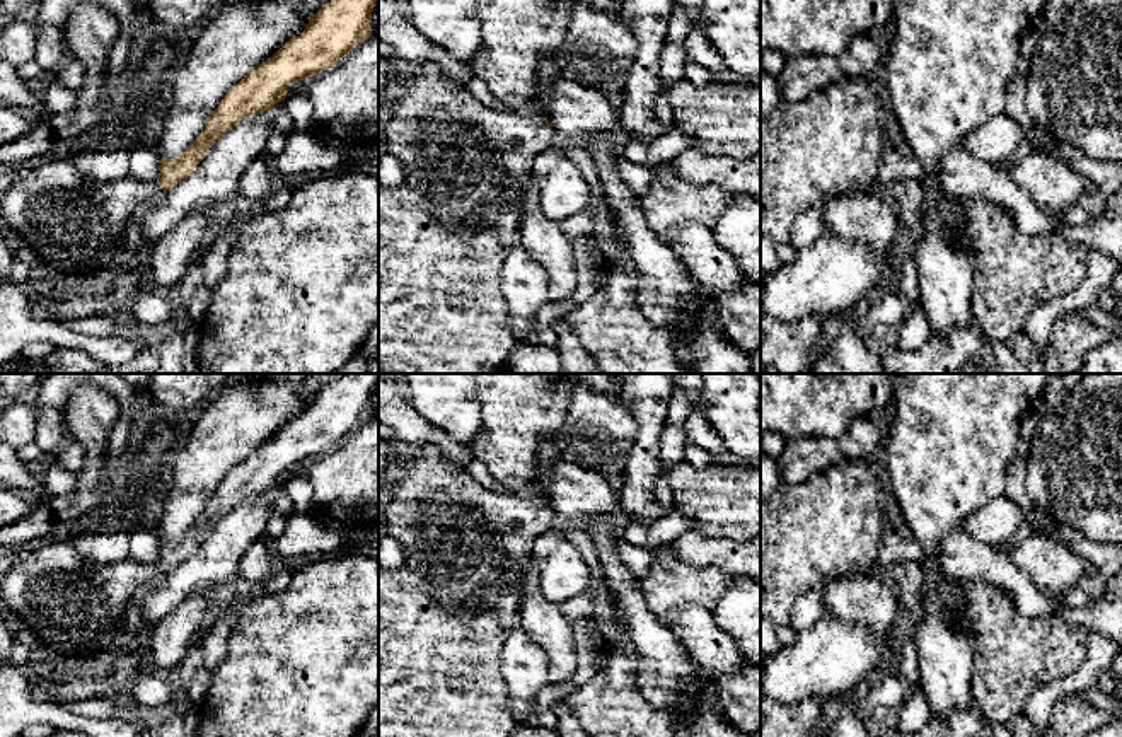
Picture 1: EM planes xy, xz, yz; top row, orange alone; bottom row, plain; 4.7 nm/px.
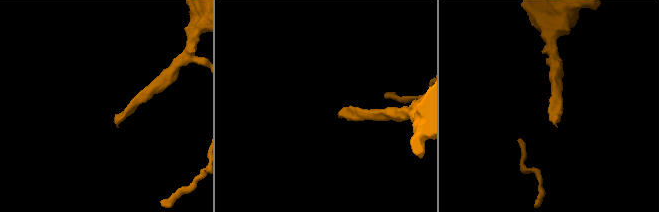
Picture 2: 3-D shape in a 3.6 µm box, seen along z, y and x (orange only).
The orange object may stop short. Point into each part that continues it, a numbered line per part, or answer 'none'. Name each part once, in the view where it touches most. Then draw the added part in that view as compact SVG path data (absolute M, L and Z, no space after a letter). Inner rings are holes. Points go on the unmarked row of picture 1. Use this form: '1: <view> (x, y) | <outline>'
1: xy (75, 606) | M46 541L27 561L0 570L0 595L34 636L58 652L55 664L72 667L90 653L113 652L113 636L124 621L124 602L140 599L162 577L159 565L133 558L97 565L82 558L70 541Z

